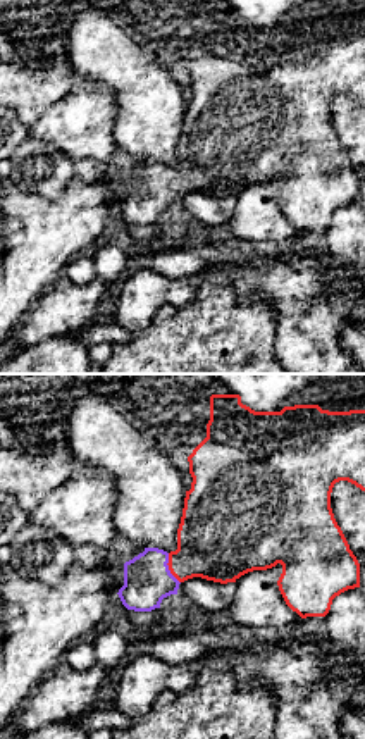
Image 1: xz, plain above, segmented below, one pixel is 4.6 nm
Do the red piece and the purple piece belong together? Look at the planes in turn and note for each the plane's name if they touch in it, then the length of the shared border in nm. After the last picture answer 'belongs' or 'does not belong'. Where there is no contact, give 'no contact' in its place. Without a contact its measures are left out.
contact in xz; length 160 nm

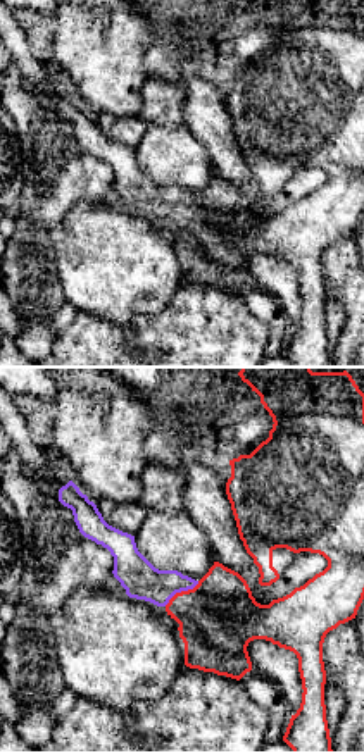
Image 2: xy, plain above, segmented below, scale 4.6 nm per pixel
contact in xy; length 200 nm

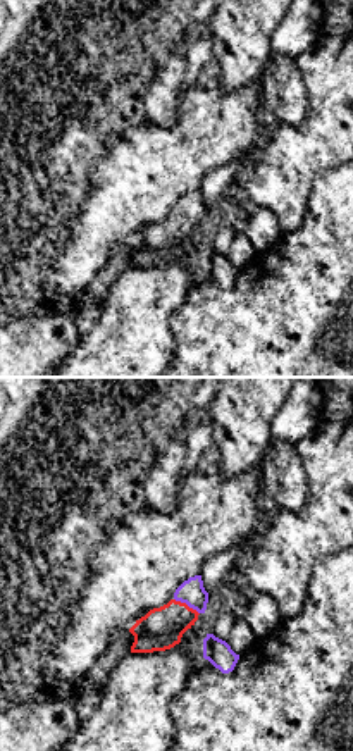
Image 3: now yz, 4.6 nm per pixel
contact in yz; length 140 nm

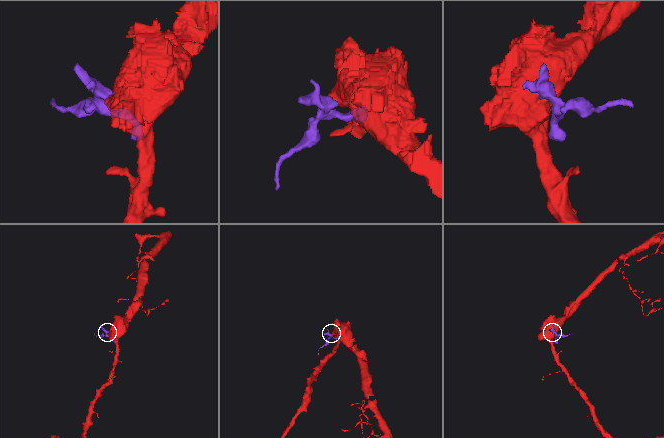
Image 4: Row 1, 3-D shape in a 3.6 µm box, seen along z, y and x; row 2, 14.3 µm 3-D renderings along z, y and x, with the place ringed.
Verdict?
belongs

